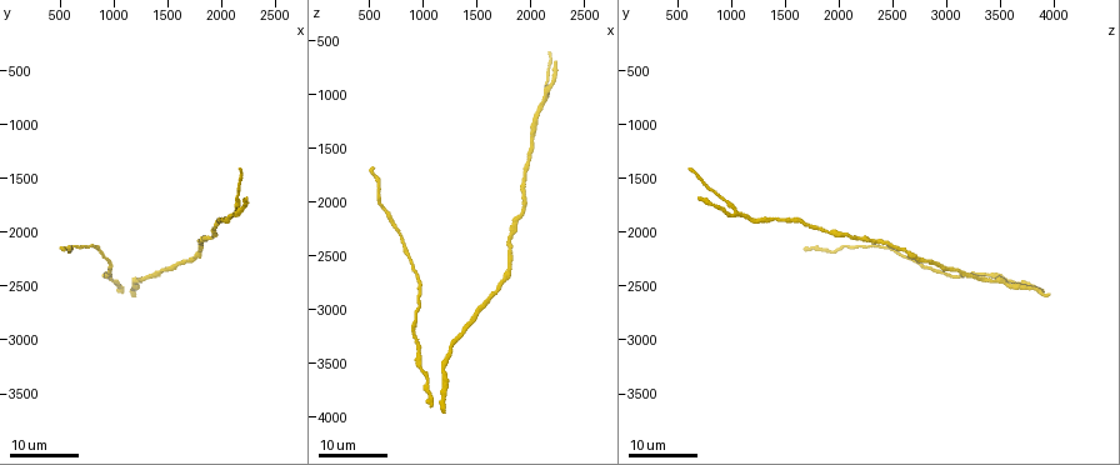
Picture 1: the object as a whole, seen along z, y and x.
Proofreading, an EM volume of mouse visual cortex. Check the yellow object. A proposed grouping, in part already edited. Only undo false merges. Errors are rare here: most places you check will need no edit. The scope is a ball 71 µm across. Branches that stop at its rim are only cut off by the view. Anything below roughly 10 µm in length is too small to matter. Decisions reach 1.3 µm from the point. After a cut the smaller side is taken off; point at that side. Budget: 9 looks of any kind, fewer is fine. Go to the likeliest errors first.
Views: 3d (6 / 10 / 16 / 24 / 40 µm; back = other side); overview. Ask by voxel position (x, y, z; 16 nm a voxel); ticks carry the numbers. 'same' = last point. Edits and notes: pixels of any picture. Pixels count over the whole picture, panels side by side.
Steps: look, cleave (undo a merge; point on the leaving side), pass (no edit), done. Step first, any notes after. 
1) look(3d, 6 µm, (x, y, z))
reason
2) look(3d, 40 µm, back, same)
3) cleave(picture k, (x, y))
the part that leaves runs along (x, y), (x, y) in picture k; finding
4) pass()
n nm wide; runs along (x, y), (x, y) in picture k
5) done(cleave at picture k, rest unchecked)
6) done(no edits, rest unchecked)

look(3d, 16 µm, (1320, 2420, 3300))

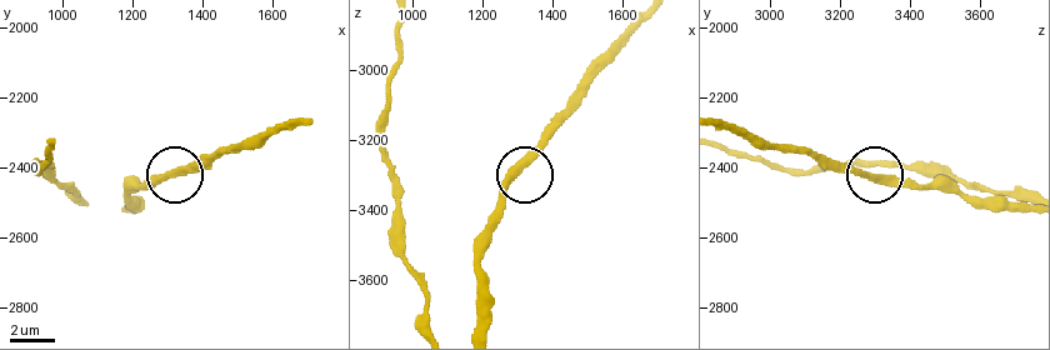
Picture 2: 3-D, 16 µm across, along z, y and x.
look(3d, 10 µm, (1300, 2420, 3280))
zoom in

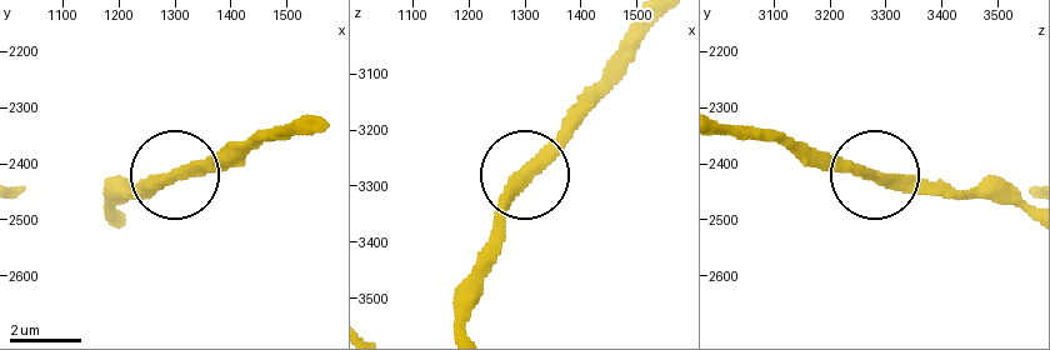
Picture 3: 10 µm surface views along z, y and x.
pass()
runs along (869, 178), (901, 173), (961, 190) in picture 3; continuous, no second neuron

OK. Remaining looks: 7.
look(3d, 16 µm, (2000, 1860, 1400))
thick turns thin

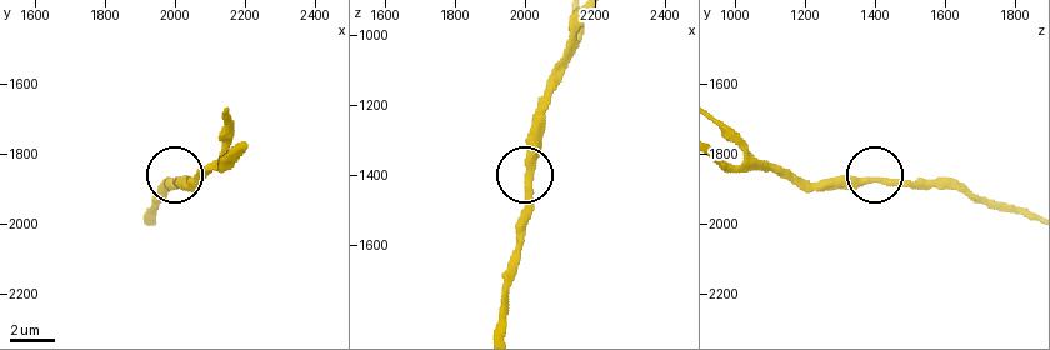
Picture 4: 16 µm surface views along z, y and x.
look(3d, 10 µm, (2010, 1870, 1380))

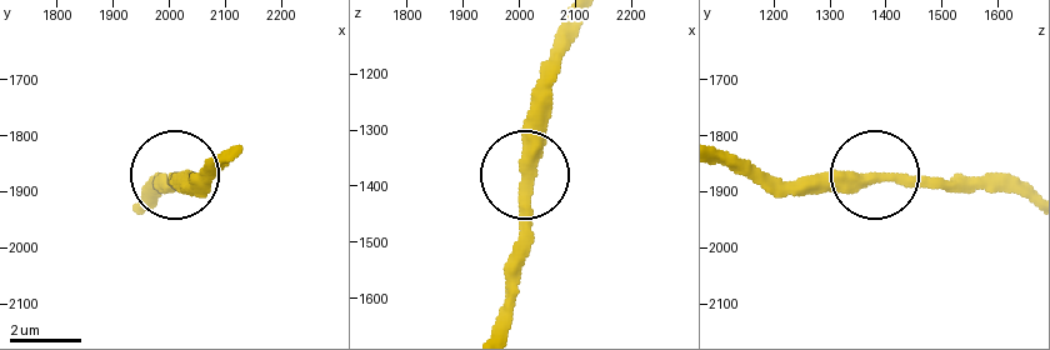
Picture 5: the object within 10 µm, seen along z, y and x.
pass()
runs along (509, 325), (521, 271), (521, 128), (539, 68) in picture 5; all the same neuron

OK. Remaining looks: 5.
look(3d, 24 µm, (960, 2400, 3360))

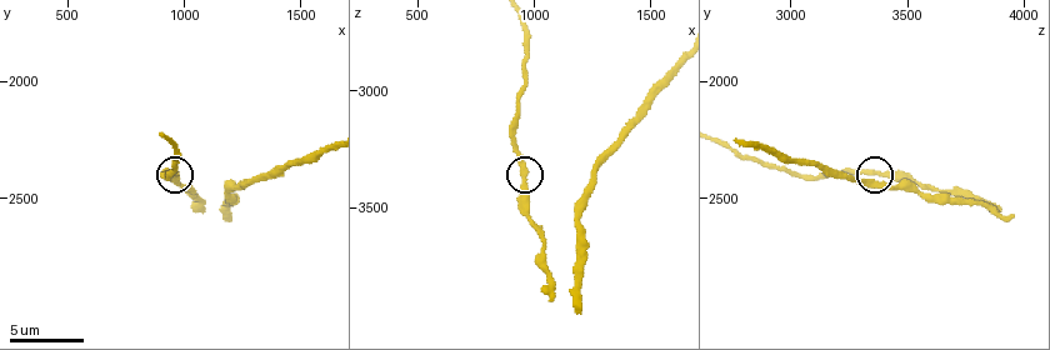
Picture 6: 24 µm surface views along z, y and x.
look(3d, 6 µm, (960, 2380, 3370))

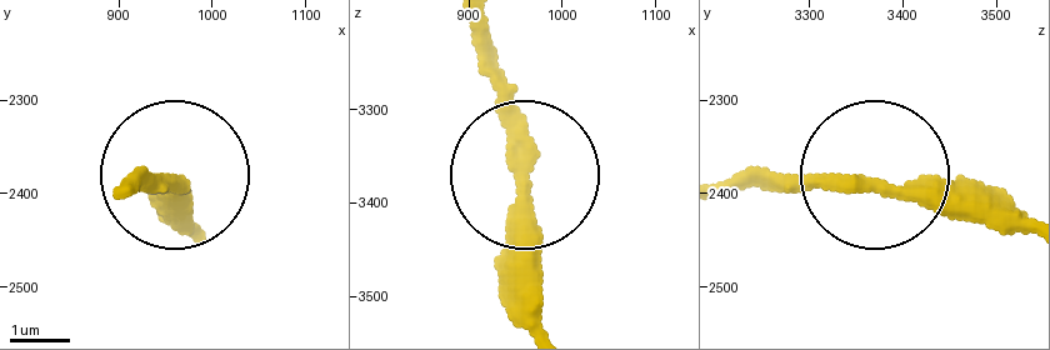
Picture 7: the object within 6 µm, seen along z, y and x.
pass()
runs along (548, 329), (529, 135), (484, 21) in picture 7; one neuron here

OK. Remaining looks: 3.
look(3d, 16 µm, (900, 2200, 2520))
sudden change in width

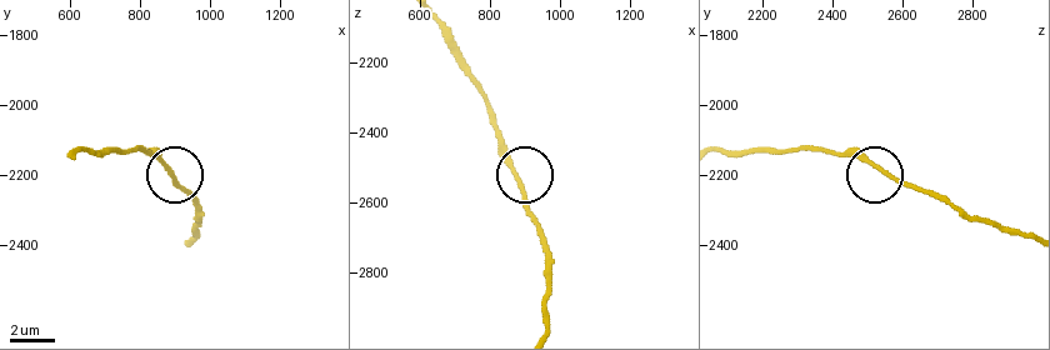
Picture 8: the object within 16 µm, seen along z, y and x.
look(3d, 6 µm, (870, 2190, 2530))

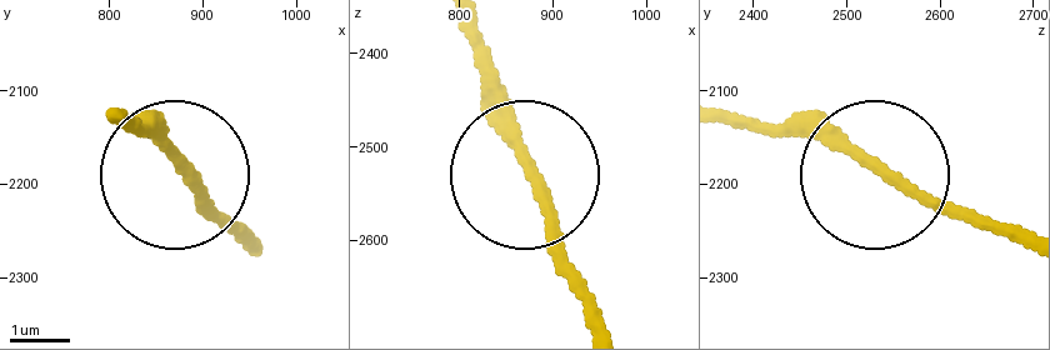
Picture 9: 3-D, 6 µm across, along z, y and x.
look(3d, 6 µm, back, (880, 2180, 2535))

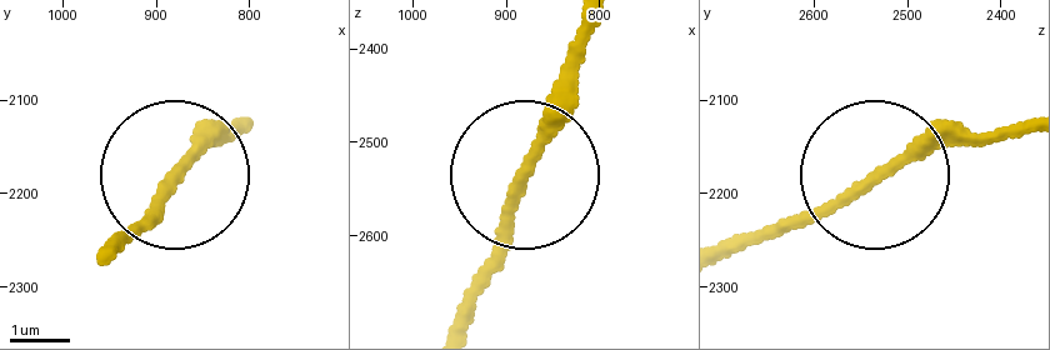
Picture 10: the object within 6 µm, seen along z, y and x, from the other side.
pass()
runs along (731, 255), (821, 220), (926, 151), (995, 131) in picture 10; all the same neuron

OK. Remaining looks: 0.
done(no edits, rest unchecked)

